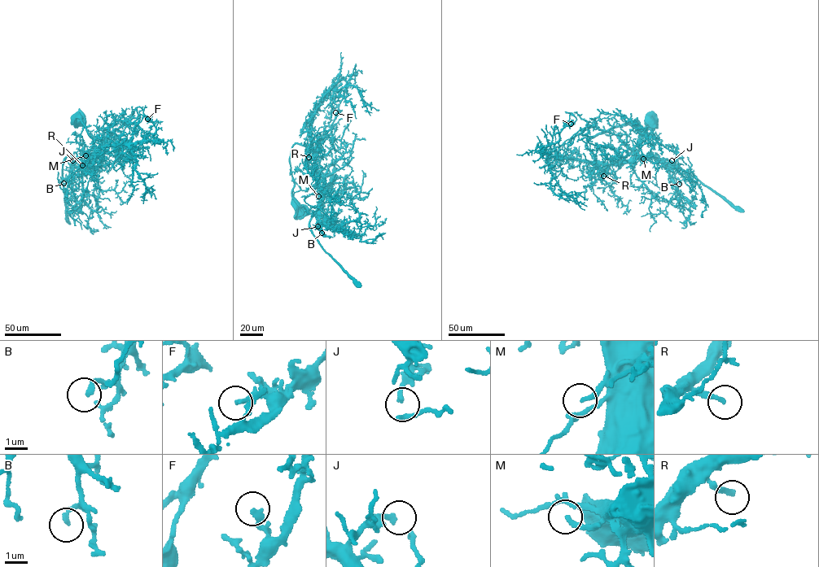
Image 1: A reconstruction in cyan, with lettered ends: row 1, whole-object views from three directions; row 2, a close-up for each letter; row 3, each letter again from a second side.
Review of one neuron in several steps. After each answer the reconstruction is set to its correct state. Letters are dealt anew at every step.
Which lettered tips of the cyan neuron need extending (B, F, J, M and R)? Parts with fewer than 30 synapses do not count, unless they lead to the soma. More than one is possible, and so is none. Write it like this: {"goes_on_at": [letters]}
{"goes_on_at": []}

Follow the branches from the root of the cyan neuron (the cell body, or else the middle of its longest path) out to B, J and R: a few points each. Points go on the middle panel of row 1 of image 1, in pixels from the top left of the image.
B: (302, 208), (291, 194), (294, 181), (289, 159), (295, 143), (313, 151), (320, 195), (321, 233)
J: (302, 208), (291, 194), (294, 181), (289, 159), (295, 143), (310, 149), (313, 153), (320, 195), (317, 226)
R: (302, 208), (291, 194), (294, 181), (289, 159), (293, 145), (298, 143), (311, 148), (313, 150), (308, 157)

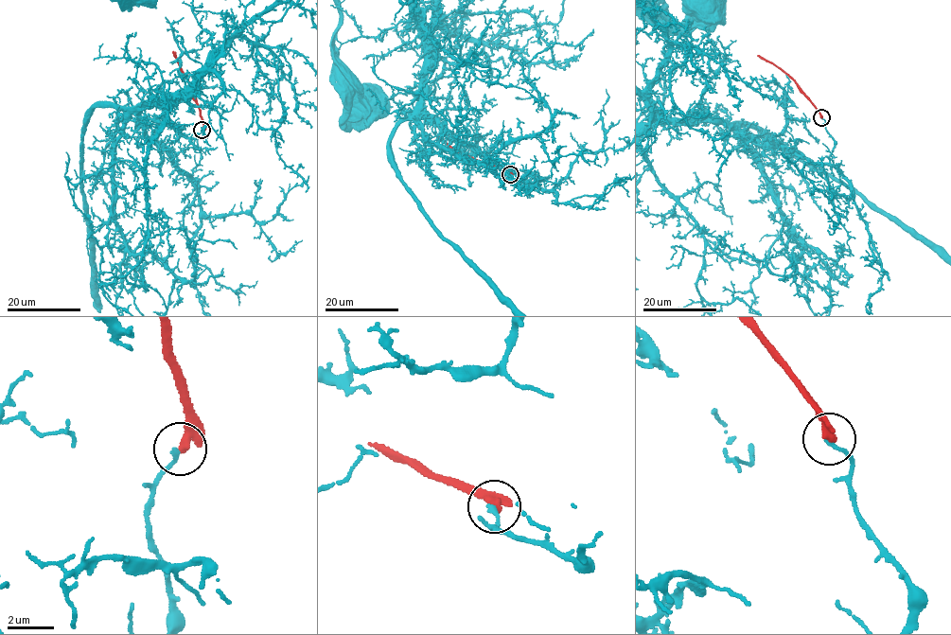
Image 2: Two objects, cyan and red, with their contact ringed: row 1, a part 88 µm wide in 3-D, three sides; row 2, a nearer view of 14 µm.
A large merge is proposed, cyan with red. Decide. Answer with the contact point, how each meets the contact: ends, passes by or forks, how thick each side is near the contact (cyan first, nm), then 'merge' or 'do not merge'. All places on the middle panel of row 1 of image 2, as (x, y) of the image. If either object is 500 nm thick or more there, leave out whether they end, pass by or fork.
place (510, 174); cyan ends; red ends; calibres 170 and 360 nm; do not merge

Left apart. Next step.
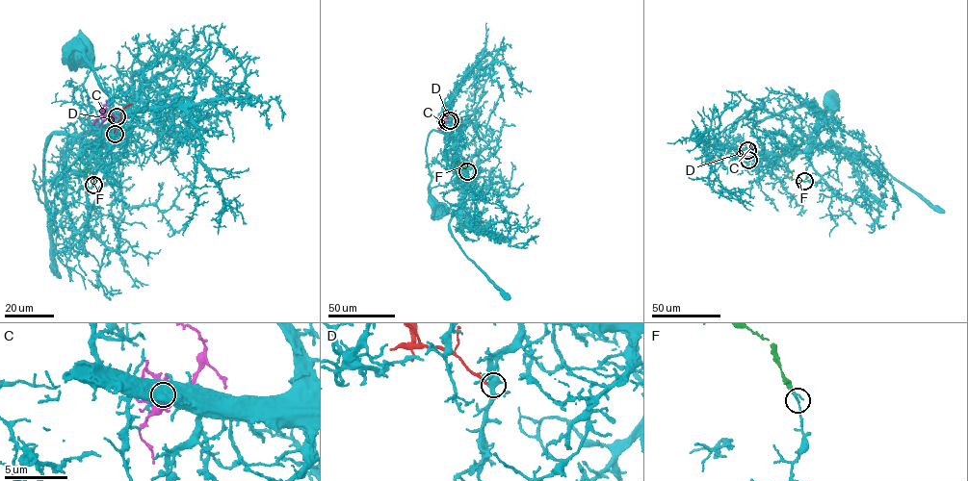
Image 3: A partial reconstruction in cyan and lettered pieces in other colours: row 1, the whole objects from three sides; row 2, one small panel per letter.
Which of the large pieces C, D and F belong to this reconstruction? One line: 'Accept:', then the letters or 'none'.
Accept: C

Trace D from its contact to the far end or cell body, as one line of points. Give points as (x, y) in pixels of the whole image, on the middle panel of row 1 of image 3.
D: (450, 120), (444, 109), (446, 103)

